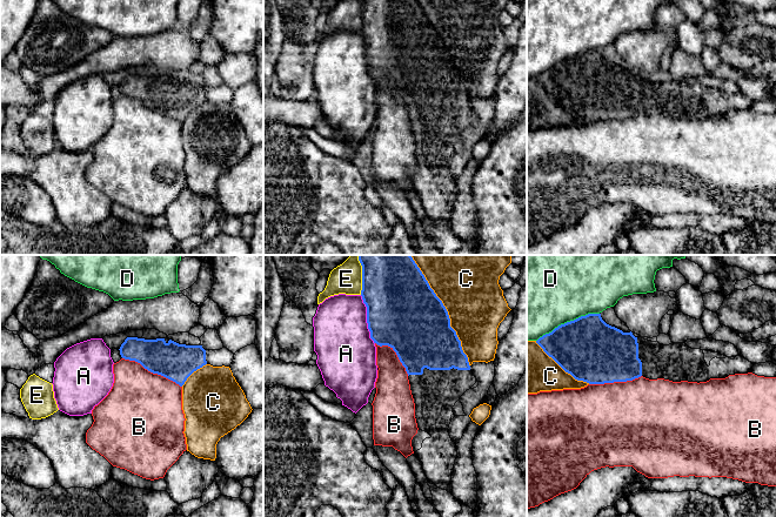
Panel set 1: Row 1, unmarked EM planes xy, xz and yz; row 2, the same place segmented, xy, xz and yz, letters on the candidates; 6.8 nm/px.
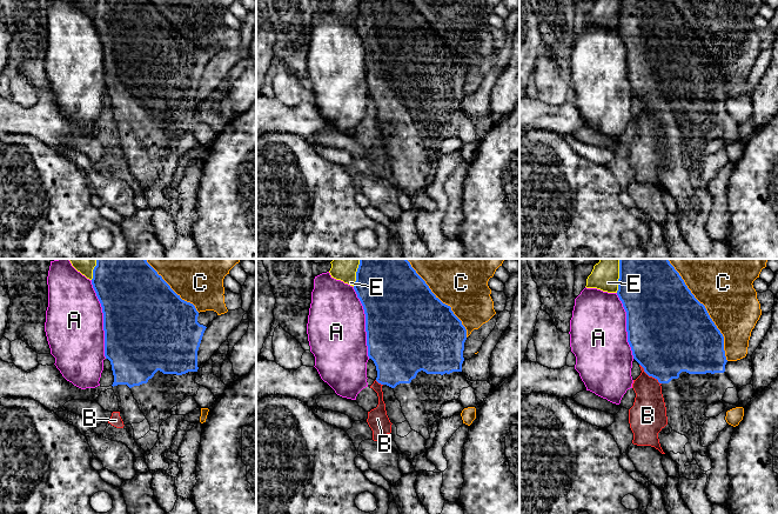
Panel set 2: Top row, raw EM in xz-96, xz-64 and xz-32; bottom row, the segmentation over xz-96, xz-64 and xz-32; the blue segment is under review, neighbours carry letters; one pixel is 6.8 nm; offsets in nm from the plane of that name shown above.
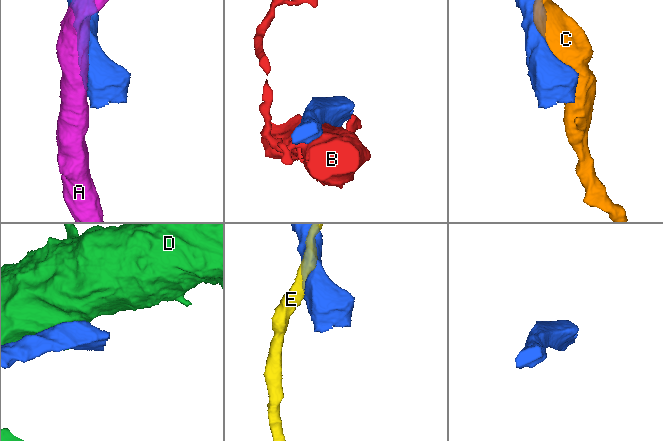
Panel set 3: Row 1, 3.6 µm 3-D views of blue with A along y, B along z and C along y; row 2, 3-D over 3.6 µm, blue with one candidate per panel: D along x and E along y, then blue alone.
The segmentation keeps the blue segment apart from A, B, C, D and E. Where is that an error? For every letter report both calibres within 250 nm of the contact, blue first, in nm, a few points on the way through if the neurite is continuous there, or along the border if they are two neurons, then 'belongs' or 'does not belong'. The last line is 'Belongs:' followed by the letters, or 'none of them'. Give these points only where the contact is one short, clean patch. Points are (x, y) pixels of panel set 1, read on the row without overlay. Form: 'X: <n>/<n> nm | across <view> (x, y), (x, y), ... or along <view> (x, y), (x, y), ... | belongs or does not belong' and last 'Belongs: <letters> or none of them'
A: 500/380 nm | does not belong
B: 260/480 nm | does not belong
C: 460/400 nm | does not belong
D: 440/460 nm | does not belong
E: 440/200 nm | does not belong
Belongs: none of them

